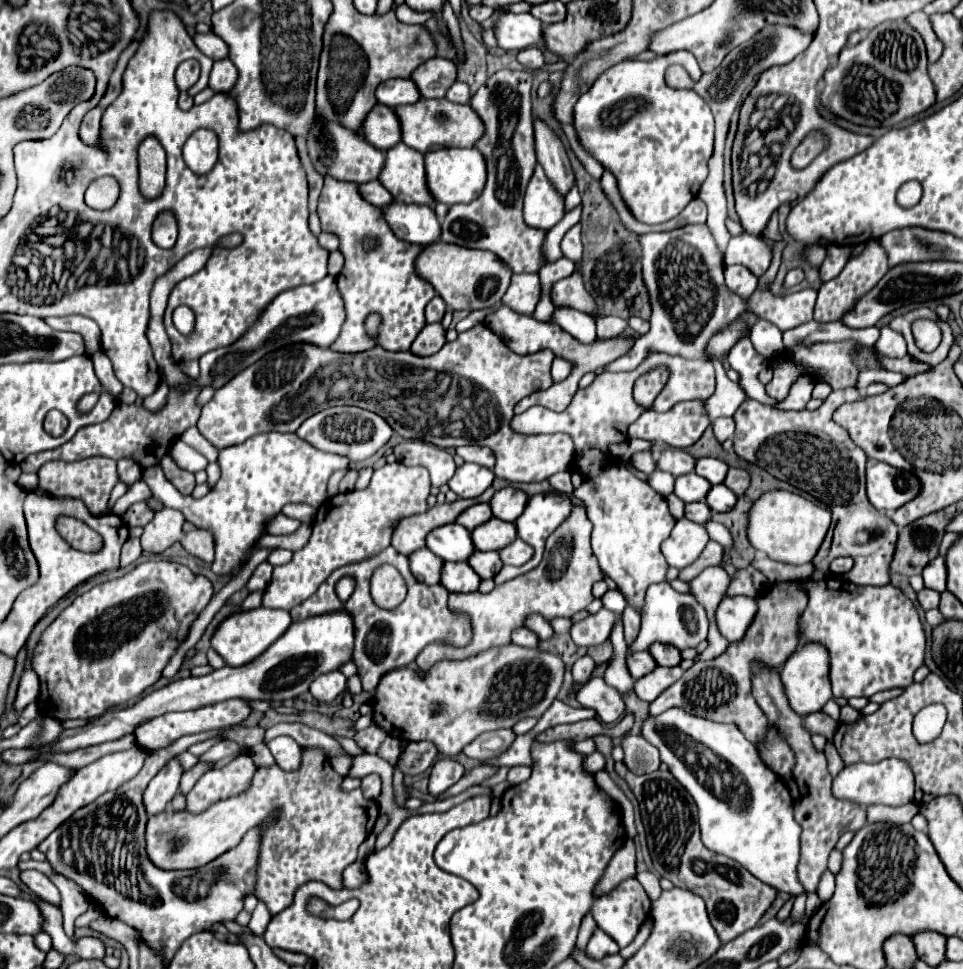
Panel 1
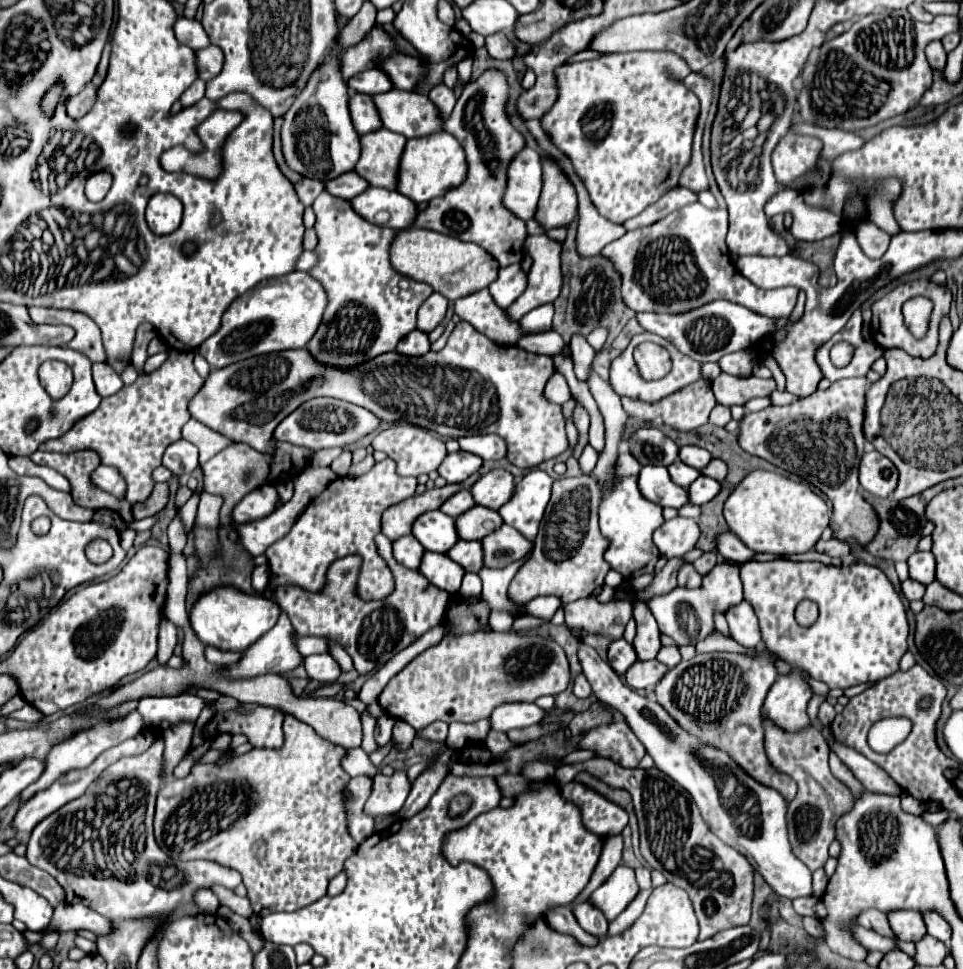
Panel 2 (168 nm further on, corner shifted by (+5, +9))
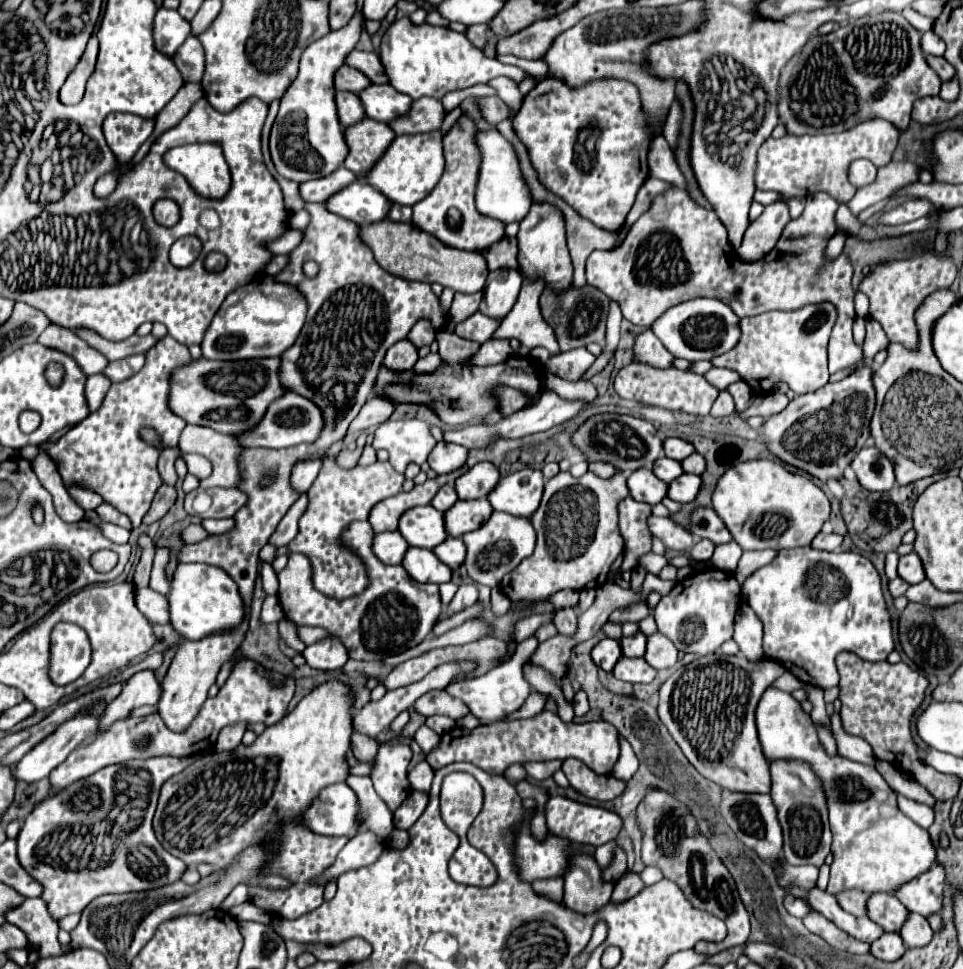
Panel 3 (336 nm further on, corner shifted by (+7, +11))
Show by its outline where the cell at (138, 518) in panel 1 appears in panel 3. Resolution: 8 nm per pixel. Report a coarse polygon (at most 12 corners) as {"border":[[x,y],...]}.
{"border":[[161,485],[143,523],[159,521],[175,503],[175,487]]}

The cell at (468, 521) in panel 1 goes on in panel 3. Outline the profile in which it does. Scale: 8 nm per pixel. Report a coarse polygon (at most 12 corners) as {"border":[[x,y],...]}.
{"border":[[447,483],[431,501],[437,511],[445,513],[455,505],[455,485]]}

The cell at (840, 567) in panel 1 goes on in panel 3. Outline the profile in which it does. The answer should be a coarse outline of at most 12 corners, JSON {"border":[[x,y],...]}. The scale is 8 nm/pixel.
{"border":[[825,533],[813,539],[811,547],[833,551],[843,543],[843,535]]}

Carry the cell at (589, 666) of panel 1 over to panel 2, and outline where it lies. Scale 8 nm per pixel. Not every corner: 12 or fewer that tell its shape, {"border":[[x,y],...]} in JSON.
{"border":[[583,673],[573,681],[573,693],[581,699],[591,695],[591,685]]}

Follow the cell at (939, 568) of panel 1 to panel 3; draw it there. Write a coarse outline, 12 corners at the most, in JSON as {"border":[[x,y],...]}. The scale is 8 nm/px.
{"border":[[915,553],[899,559],[899,577],[921,583],[925,569]]}

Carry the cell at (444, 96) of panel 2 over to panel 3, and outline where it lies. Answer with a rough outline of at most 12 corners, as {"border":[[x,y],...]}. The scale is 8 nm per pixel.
{"border":[[435,97],[413,101],[411,111],[389,127],[397,133],[441,129],[443,103]]}

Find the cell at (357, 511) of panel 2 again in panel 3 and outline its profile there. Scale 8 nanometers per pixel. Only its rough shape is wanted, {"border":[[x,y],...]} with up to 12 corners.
{"border":[[323,461],[287,555],[311,561],[335,599],[367,589],[367,565],[343,545],[353,521],[401,493],[387,461]]}

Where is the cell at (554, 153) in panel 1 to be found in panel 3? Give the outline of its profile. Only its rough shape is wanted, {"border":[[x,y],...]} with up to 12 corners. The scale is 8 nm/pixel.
{"border":[[533,203],[517,233],[519,271],[573,281],[559,207]]}

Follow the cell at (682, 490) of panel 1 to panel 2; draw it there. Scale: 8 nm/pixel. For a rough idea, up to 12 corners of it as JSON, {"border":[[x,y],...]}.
{"border":[[683,461],[667,467],[671,481],[679,487],[689,487],[699,477],[697,469],[687,467]]}

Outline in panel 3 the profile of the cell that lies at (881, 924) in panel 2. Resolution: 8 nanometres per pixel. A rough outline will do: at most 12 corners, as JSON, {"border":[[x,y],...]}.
{"border":[[843,891],[837,903],[855,917],[867,917],[869,895],[863,891]]}

